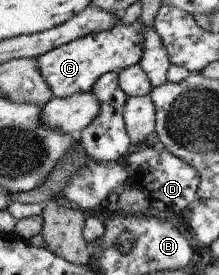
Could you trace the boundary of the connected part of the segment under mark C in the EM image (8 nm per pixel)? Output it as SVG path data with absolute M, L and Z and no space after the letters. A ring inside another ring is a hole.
M140 19L131 26L117 21L109 30L82 36L36 57L36 67L55 98L64 99L77 93L89 93L101 75L123 70L141 60L144 28Z

